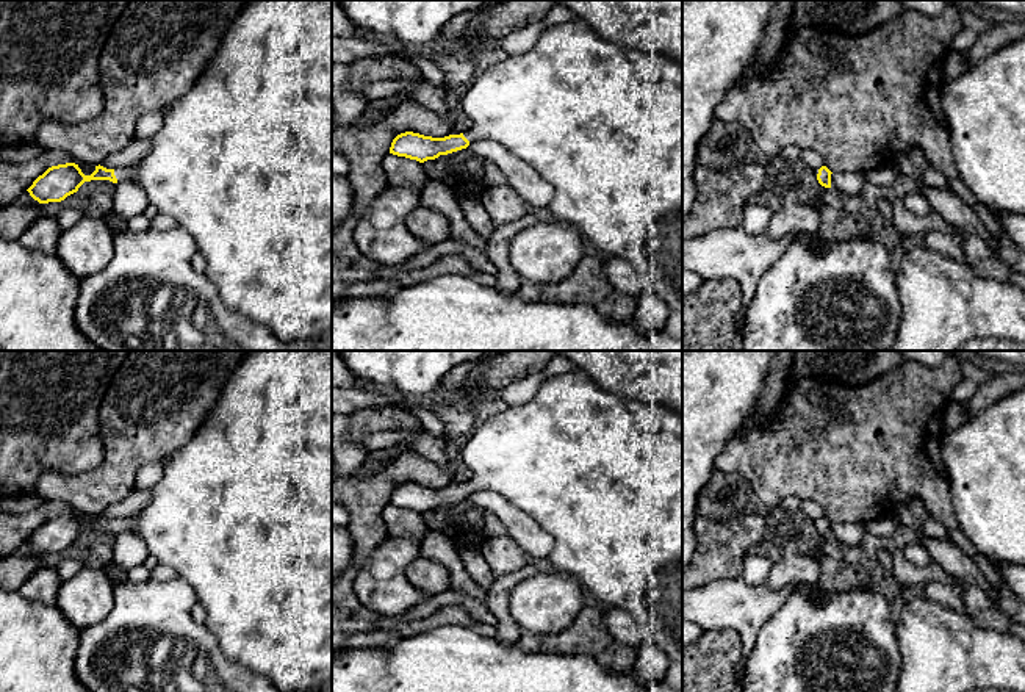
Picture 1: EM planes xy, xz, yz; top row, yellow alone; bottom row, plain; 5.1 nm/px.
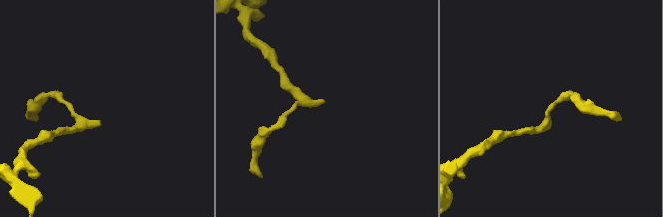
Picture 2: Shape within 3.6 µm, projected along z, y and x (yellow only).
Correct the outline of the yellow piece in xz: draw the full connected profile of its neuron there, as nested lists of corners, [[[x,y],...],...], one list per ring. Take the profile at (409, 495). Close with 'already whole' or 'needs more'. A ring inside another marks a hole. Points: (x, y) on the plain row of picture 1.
[[[576,369],[546,379],[530,401],[509,407],[482,426],[474,427],[462,442],[460,460],[473,471],[473,478],[465,484],[432,488],[405,482],[393,490],[390,504],[424,514],[427,510],[435,510],[440,506],[466,499],[473,492],[491,490],[502,495],[509,503],[530,515],[554,537],[554,548],[548,559],[556,571],[573,576],[599,603],[628,612],[645,642],[656,643],[670,662],[682,662],[682,413],[665,405],[626,399],[607,393],[598,387],[588,374]]] | needs more

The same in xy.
[[[249,351],[194,437],[166,456],[163,476],[150,487],[150,499],[142,510],[116,520],[99,515],[91,526],[85,526],[75,514],[52,517],[27,542],[39,554],[61,553],[91,531],[141,535],[149,556],[172,567],[194,589],[197,603],[205,611],[205,626],[218,637],[221,650],[255,675],[264,676],[280,692],[308,690],[332,681],[332,351]]] | needs more

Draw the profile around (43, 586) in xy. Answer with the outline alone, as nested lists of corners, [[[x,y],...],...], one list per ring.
[[[42,567],[20,586],[19,593],[30,601],[38,601],[44,606],[55,606],[59,586],[61,579],[56,568]]]

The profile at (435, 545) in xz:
[[[429,531],[421,542],[419,556],[435,560],[448,570],[449,589],[487,604],[488,592],[480,589],[466,573],[451,537],[438,531]]]

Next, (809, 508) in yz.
[[[803,499],[800,504],[800,510],[809,517],[811,520],[817,521],[822,517],[825,517],[825,512],[822,509],[822,506],[812,499]]]

